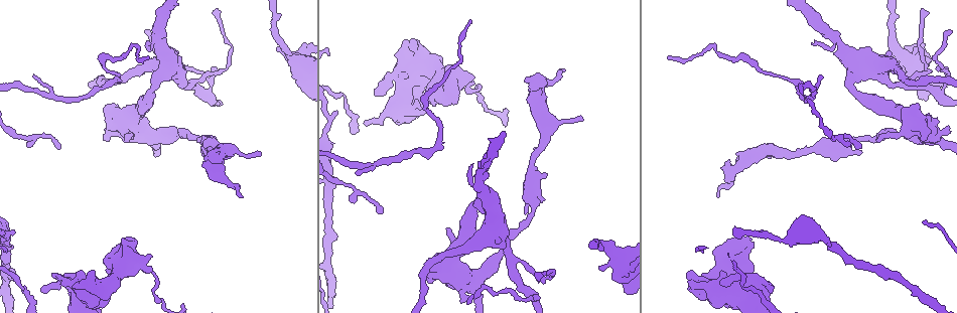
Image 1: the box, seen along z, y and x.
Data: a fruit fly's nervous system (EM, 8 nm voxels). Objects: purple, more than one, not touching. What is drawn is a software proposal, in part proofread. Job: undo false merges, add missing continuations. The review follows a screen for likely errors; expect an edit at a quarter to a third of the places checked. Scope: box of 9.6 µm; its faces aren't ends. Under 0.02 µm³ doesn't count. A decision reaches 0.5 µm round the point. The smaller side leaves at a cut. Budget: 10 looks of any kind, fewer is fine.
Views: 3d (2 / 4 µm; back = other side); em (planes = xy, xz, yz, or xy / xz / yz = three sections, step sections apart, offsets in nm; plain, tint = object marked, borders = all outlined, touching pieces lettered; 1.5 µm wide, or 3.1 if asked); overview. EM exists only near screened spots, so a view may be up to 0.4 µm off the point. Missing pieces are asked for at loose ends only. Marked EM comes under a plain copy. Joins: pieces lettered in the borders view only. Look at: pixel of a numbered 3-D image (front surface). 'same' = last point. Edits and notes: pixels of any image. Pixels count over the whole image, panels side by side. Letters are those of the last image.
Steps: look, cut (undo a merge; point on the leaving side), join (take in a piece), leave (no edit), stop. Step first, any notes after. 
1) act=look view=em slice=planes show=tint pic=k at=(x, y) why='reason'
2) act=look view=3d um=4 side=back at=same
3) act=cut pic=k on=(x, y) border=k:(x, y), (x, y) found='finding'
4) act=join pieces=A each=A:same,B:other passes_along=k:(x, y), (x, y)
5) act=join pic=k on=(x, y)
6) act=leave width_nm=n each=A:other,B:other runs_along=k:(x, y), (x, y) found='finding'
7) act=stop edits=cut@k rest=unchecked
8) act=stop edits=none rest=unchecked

act=look view=em slice=planes show=tint pic=1 at=(70, 281) why='sharp bend'

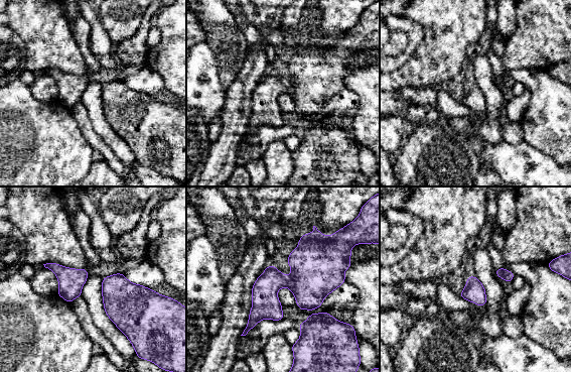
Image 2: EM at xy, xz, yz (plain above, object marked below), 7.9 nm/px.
act=look view=em slice=planes show=borders at=same

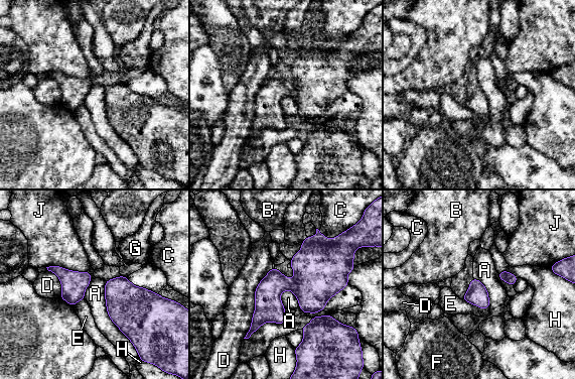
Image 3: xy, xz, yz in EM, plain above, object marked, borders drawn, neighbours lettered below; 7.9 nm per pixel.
act=leave longest_contact=D:600nm each=A:other,B:other,C:other,D:other,E:other,F:other,G:other,H:other,J:other found='all the same neuron'

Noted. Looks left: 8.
act=look view=3d um=4 pic=1 at=(139, 265) why='sudden change in width'

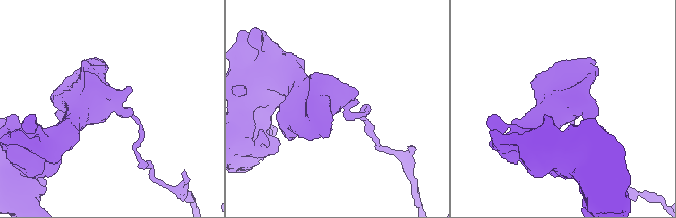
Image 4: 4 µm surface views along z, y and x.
act=look view=em slice=planes show=tint pic=4 at=(334, 103) why='need the tissue'

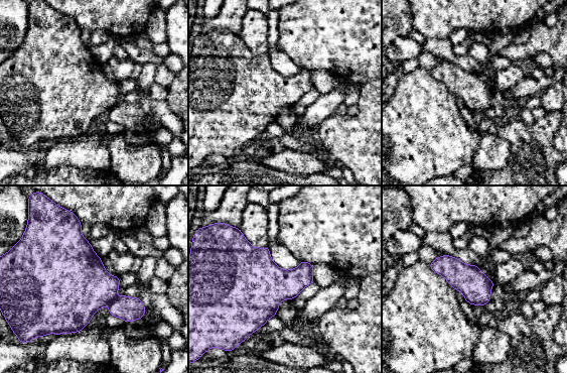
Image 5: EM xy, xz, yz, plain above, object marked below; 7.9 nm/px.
act=look view=em slice=planes show=borders at=same why='see the neighbours'

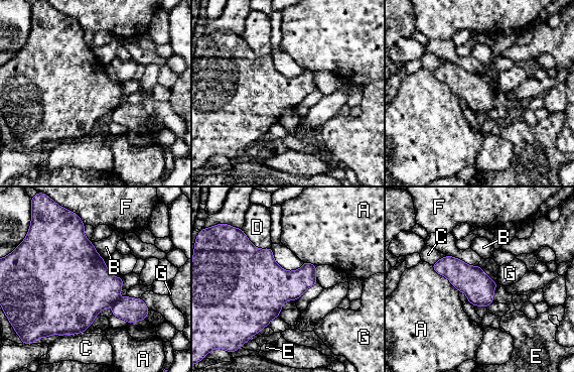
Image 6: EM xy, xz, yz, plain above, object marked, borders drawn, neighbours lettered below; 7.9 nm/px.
act=cut pic=6 on=(132, 310) each=A:other,B:other,C:other,D:other,E:other,F:other,G:other found='a second neuron is stuck on'

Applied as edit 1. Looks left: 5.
act=look view=3d um=2 side=back pic=1 at=(259, 152) why='tapers out'

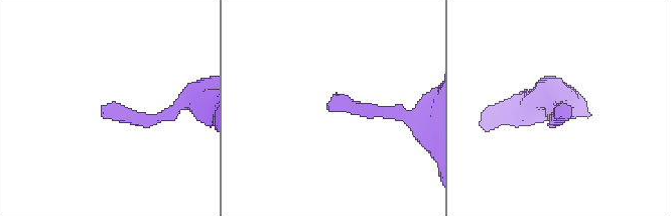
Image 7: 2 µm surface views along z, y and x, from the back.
act=look view=em slice=planes show=borders pic=7 at=(327, 104) why='now the EM'

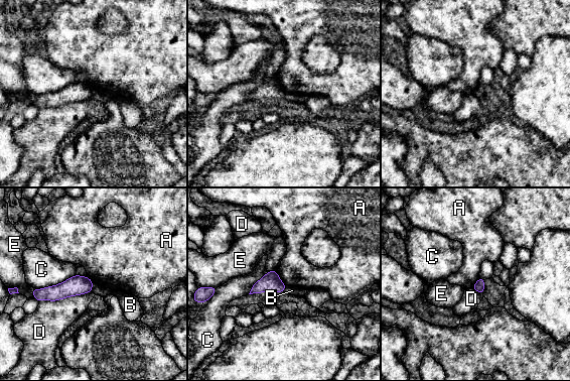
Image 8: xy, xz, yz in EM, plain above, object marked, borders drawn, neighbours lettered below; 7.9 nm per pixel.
act=leave each=A:other,B:other,C:other,D:other,E:other border=8:(276, 271), (279, 278), (286, 284) found='none of them fits'

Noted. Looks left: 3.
act=look view=3d um=4 pic=1 at=(240, 197)

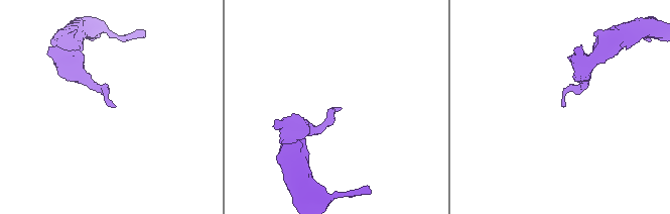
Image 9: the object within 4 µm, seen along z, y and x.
act=look view=em slice=planes show=borders pic=9 at=(338, 107)

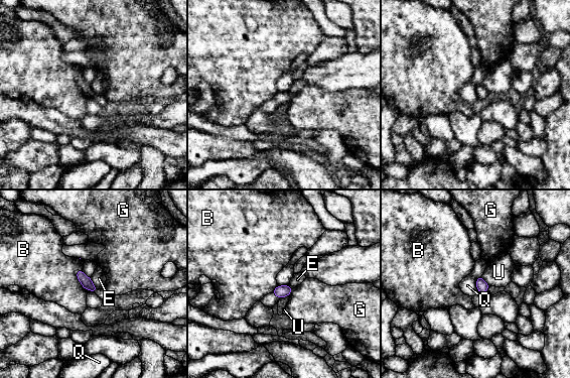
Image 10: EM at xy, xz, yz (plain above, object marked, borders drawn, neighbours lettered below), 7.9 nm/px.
act=leave longest_contact=B:180nm each=B:other,E:other,G:other,Q:other,U:other border=10:(480, 276), (476, 278), (478, 291) found='none of them fits'

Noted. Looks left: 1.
act=stop edits=cut@6 rest=unchecked

